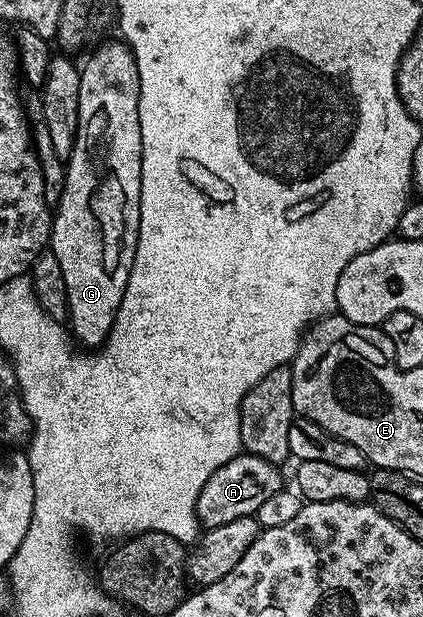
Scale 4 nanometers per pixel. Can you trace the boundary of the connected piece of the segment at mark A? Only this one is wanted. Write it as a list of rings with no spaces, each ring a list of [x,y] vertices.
[[[240,452],[229,464],[221,464],[209,480],[205,480],[205,488],[197,496],[195,515],[199,517],[200,527],[212,530],[221,528],[221,524],[229,524],[232,520],[241,520],[254,516],[257,508],[273,496],[273,492],[284,489],[285,482],[279,475],[280,467],[259,456]]]

